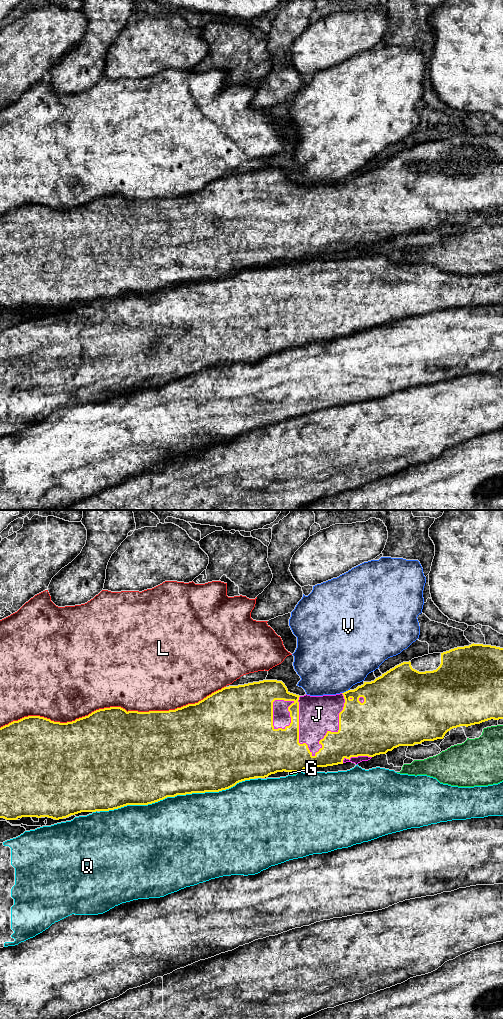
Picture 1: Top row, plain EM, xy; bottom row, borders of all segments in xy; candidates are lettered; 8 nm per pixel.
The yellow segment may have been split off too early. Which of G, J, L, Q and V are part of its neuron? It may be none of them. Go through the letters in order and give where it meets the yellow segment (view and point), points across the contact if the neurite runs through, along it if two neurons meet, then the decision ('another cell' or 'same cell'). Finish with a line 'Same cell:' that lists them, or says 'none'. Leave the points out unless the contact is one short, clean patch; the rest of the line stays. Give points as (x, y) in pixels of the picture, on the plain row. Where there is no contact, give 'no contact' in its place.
G: xy (293, 259) | another cell
J: xy (339, 217) | another cell
L: xy (112, 195) | another cell
Q: xy (177, 282) | another cell
V: xy (346, 179) | another cell
Same cell: none

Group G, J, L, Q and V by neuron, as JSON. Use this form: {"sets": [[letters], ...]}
{"sets": [["G", "J"], ["L"], ["Q"], ["V"]]}

